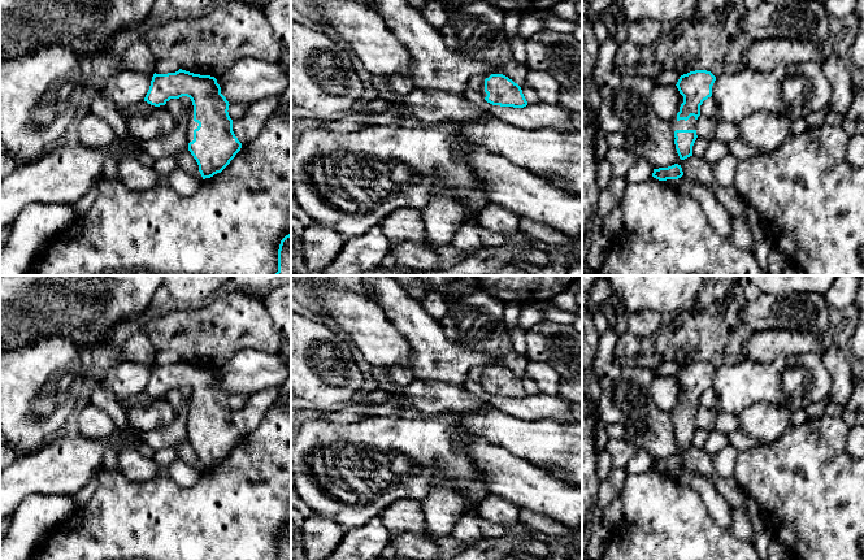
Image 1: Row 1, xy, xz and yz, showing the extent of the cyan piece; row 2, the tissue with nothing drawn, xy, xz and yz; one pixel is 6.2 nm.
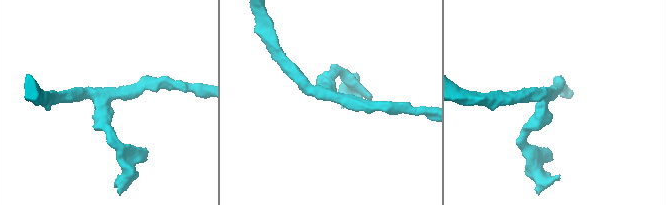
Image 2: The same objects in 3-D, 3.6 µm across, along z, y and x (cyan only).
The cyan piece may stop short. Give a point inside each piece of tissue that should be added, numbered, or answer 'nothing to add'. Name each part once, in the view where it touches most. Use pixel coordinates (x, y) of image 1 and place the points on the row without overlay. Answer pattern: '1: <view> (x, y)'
1: xy (192, 416)

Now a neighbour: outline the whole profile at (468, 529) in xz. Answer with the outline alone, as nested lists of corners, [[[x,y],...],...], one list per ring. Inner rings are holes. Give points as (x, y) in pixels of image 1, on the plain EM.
[[[470,508],[453,526],[452,538],[461,542],[481,542],[485,539],[479,520],[477,509]]]

